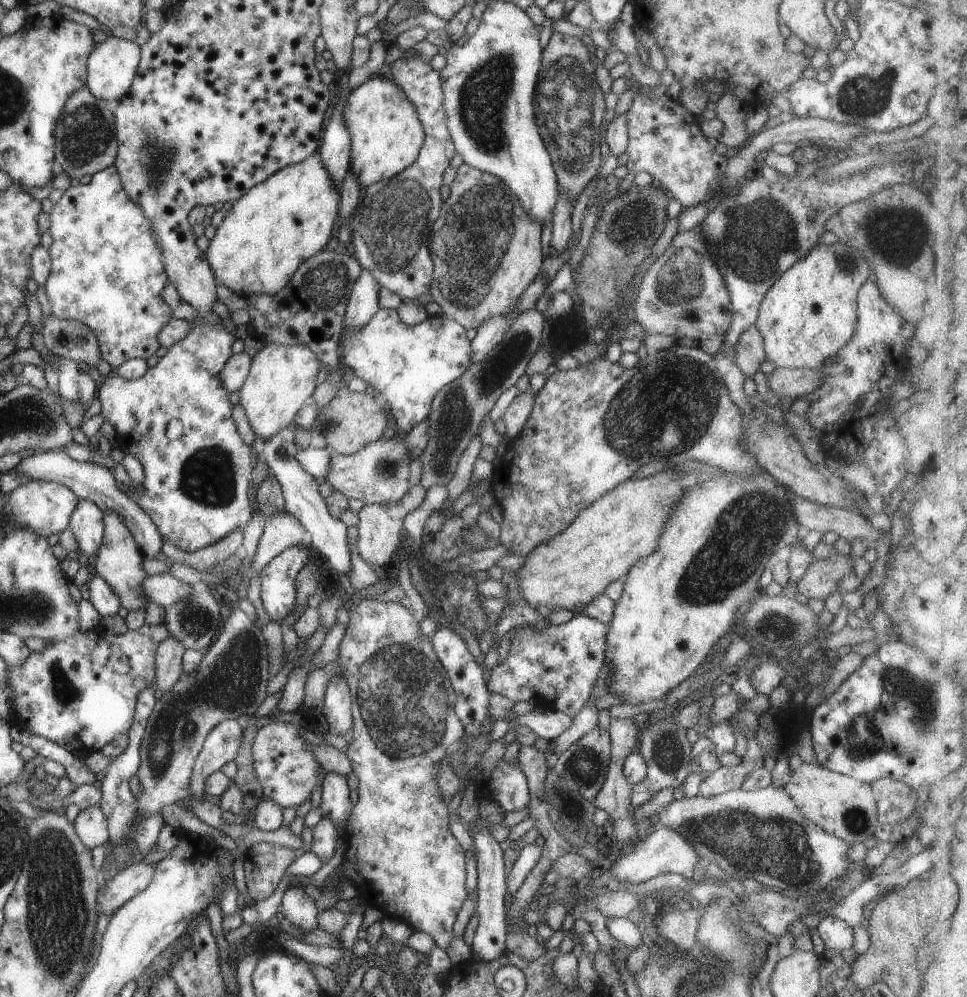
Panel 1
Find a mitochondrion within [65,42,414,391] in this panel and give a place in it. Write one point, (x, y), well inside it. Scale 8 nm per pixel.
(157, 154)

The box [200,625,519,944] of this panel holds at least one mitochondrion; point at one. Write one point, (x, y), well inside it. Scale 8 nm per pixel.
(402, 699)

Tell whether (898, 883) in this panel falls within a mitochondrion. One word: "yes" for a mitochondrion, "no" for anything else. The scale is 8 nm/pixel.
no

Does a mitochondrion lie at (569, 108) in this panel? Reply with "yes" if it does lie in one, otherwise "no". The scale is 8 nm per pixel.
yes

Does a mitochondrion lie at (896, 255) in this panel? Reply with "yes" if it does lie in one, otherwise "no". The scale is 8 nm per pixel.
yes

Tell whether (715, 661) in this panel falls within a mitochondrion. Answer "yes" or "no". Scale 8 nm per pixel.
no

